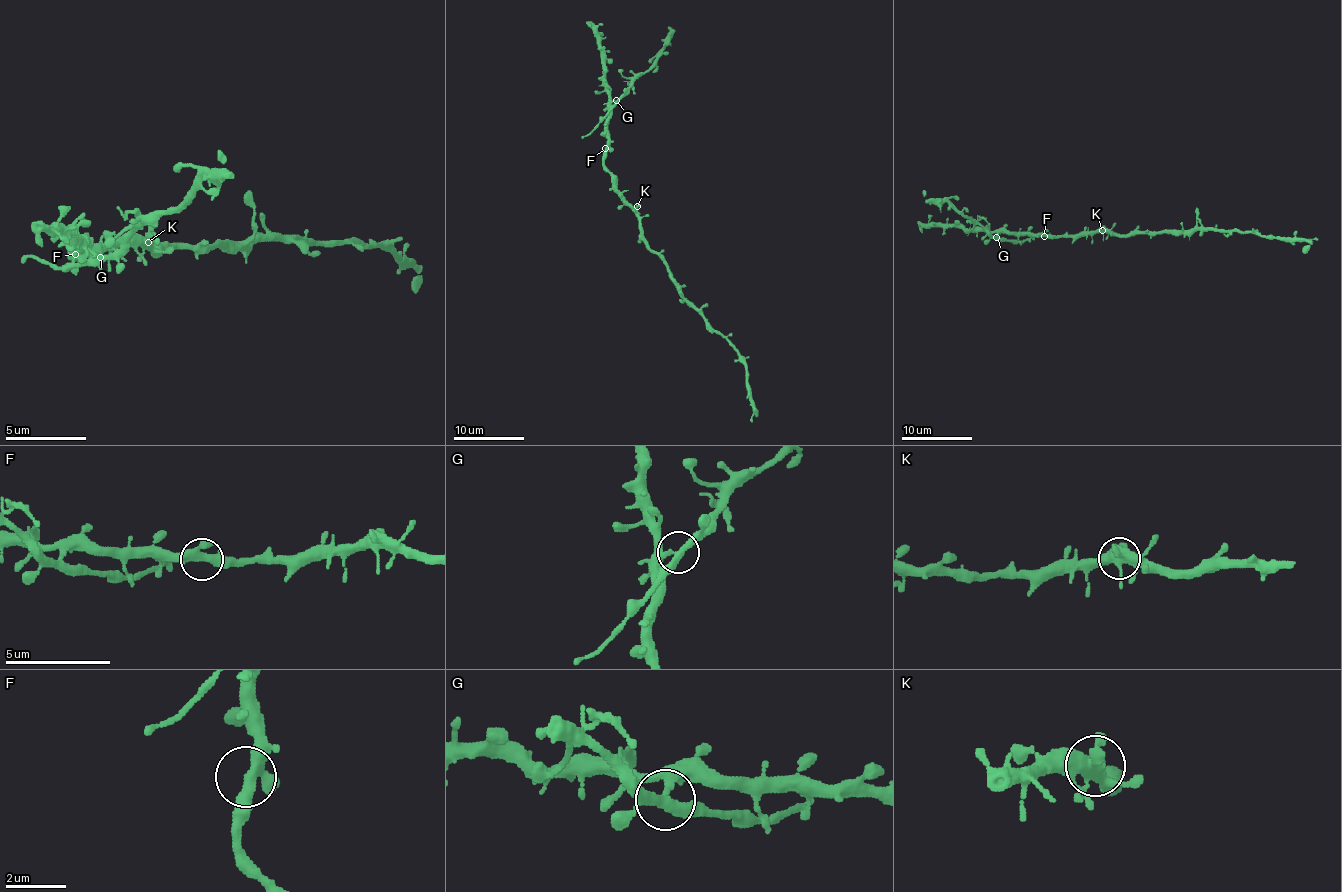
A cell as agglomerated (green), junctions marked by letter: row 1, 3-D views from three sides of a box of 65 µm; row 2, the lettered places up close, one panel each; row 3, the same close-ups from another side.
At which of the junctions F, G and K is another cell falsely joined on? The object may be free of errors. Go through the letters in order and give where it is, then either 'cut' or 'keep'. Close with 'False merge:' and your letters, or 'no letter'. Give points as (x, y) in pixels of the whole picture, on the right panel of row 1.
F: at (1044, 236); keep
G: at (996, 237); cut
K: at (1102, 230); keep
False merge: G

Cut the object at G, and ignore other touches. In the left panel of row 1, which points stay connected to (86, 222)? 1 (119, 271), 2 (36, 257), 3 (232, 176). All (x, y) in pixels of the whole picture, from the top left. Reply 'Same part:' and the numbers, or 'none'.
Same part: none

